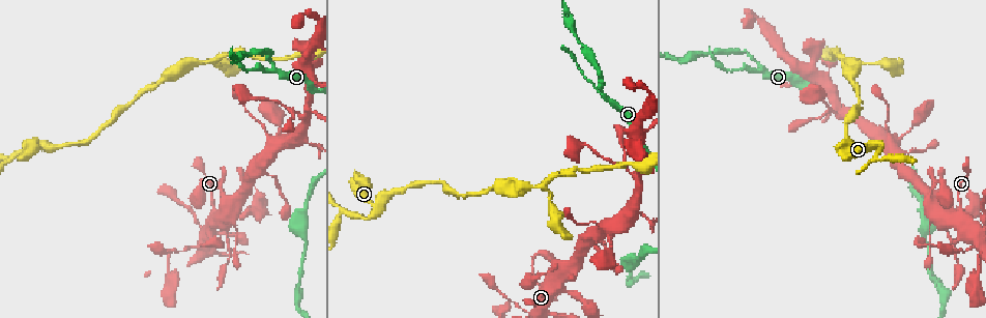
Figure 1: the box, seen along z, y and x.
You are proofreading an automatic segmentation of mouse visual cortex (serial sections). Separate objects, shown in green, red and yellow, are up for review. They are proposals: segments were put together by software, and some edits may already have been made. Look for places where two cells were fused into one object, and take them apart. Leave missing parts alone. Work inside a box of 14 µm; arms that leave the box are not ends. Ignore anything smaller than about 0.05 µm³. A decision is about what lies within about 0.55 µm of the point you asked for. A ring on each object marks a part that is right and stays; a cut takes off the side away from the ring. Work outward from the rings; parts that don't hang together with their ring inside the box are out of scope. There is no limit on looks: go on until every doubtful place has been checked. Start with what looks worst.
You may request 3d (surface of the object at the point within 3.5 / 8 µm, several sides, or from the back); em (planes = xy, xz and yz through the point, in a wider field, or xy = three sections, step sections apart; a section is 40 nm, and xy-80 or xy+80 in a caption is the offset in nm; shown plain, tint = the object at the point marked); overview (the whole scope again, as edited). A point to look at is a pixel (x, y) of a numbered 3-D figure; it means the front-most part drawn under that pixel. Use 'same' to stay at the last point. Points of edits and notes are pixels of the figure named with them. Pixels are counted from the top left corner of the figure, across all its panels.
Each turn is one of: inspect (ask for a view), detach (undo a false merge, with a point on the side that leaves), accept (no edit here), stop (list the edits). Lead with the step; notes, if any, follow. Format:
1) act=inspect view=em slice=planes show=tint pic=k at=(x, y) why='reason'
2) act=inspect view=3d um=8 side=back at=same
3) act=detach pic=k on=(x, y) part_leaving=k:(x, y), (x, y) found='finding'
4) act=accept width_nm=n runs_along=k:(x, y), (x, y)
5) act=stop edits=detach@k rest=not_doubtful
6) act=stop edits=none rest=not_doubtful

act=inspect view=3d um=3.5 pic=1 at=(374, 215) why='three arms meet'

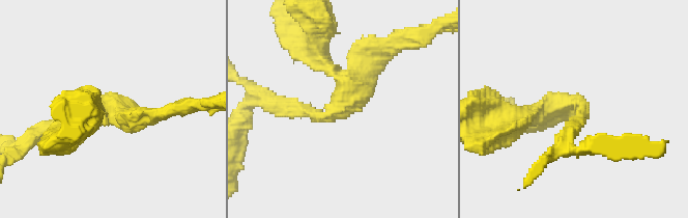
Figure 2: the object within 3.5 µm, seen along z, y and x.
act=inspect view=em slice=xy step=2 show=tint pic=2 at=(112, 107) why='now the EM'

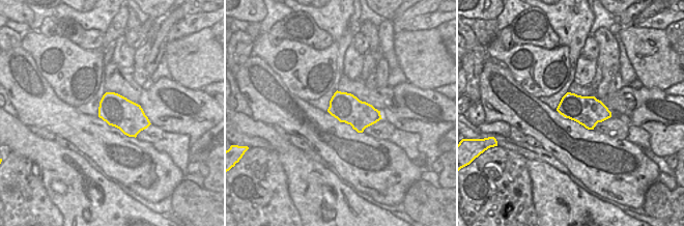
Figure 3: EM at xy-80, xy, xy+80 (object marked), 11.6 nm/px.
act=inspect view=em slice=planes show=tint at=same why='cut it another way'

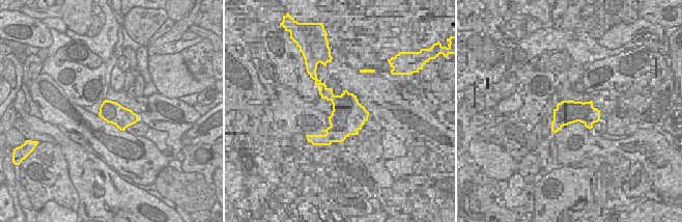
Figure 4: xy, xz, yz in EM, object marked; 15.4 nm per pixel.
act=accept arms=3 arm_widths_nm=200,250,300 runs_along=2:(317, 54), (349, 78), (346, 105), (285, 107) found='one cell here'

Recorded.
act=inspect view=3d um=3.5 pic=1 at=(273, 66) why='three-way junction'

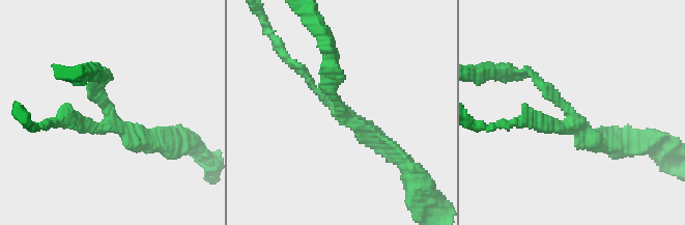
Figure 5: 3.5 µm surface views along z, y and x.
act=inspect view=em slice=planes show=tint pic=5 at=(341, 111) arms=3 arm_widths_nm=150,150,250 why='now the EM'

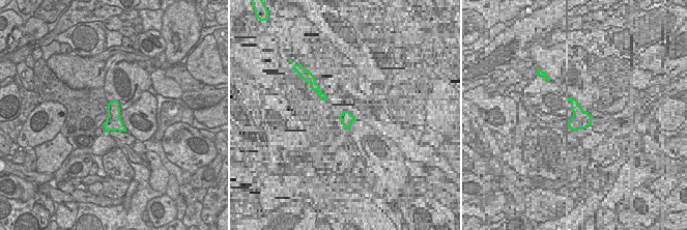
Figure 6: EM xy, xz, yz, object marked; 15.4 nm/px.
act=accept runs_along=5:(609, 144), (588, 141), (530, 71) found='one cell here'

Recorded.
act=inspect view=3d um=3.5 pic=1 at=(641, 183)

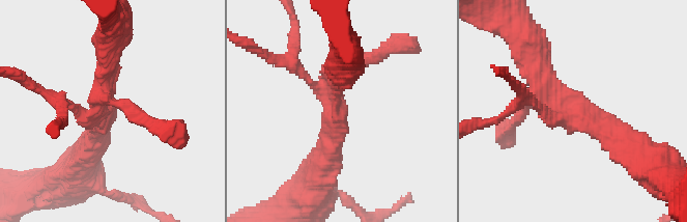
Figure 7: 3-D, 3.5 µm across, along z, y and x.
act=inspect view=em slice=xy step=5 show=tint pic=7 at=(102, 109) arms=4 arm_widths_nm=150,200,300,350

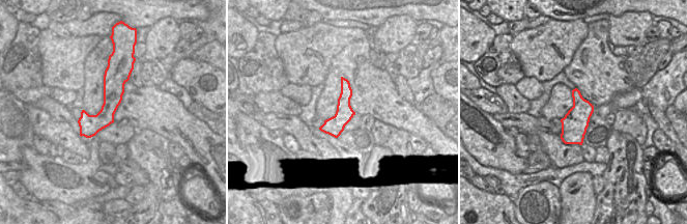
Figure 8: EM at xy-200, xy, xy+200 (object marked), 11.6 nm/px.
act=accept width_nm=220 runs_along=7:(624, 143), (566, 111), (534, 54) found='all the same cell'

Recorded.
act=inspect view=3d um=3.5 pic=1 at=(829, 111) why='sharp bend'

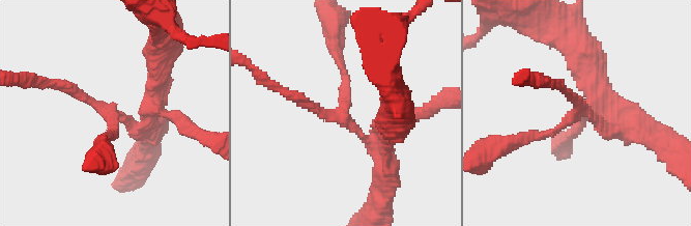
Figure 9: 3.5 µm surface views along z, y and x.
act=inspect view=em slice=xy step=2 show=tint pic=9 at=(346, 122) arms=3 arm_widths_nm=150,150,250

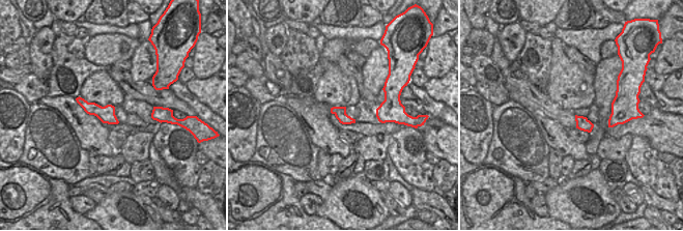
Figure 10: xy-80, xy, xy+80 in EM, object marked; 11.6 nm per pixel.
act=accept found='one cell here'

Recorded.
act=inspect view=3d um=8 side=back pic=1 at=(874, 159) why='arms part here'

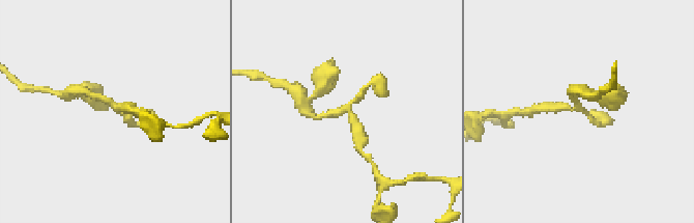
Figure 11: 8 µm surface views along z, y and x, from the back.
act=inspect view=3d um=3.5 pic=11 at=(578, 107)

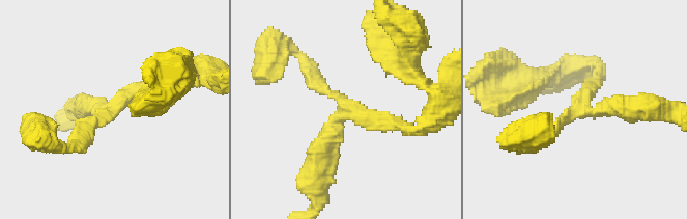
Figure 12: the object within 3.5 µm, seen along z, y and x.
act=inspect view=em slice=xy step=2 show=tint pic=12 at=(580, 108) arms=3 arm_widths_nm=200,200,300 why='shape alone is not enough'

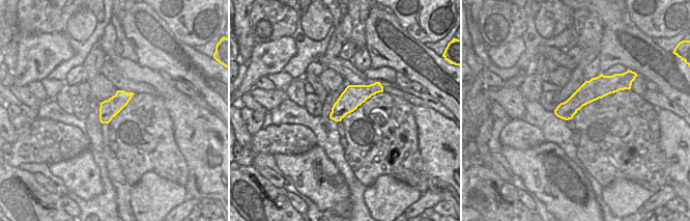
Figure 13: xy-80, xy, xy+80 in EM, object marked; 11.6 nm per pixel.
act=accept runs_along=13:(615, 86), (590, 90), (557, 112) found='continuous, no second cell'

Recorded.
act=stop edits=none rest=not_doubtful

